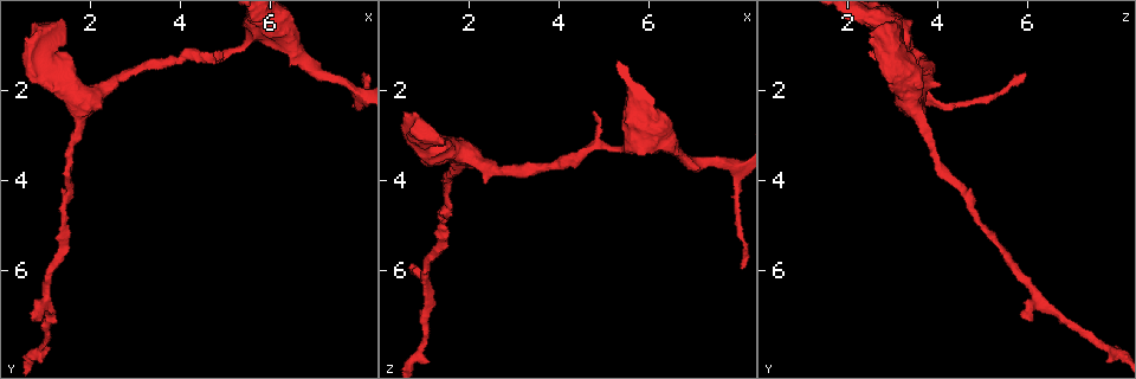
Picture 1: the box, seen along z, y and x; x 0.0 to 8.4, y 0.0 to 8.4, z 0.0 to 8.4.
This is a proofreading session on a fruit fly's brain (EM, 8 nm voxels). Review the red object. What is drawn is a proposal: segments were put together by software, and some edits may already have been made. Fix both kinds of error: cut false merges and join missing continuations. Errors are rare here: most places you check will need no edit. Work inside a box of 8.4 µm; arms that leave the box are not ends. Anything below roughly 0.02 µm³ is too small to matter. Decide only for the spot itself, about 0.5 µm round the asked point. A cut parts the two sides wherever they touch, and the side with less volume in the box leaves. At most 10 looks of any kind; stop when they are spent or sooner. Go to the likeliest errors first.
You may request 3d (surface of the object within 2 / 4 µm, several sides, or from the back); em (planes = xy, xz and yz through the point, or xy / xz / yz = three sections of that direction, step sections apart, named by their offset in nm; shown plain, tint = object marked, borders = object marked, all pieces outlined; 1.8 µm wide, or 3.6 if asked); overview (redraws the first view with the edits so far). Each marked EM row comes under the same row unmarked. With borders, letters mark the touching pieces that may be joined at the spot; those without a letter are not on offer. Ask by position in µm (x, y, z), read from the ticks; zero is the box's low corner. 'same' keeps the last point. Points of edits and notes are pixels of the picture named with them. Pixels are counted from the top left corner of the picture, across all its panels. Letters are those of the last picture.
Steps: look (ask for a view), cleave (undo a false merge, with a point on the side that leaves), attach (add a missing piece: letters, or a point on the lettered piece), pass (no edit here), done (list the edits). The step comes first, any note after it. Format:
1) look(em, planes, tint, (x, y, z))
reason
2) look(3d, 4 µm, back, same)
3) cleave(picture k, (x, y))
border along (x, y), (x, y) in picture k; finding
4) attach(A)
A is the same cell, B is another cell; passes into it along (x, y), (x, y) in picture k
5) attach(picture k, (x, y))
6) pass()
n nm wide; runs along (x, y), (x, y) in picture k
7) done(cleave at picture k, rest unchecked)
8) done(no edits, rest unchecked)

look(em, xy, step 4, borders, (0.70, 7.15, 6.10))
an open end

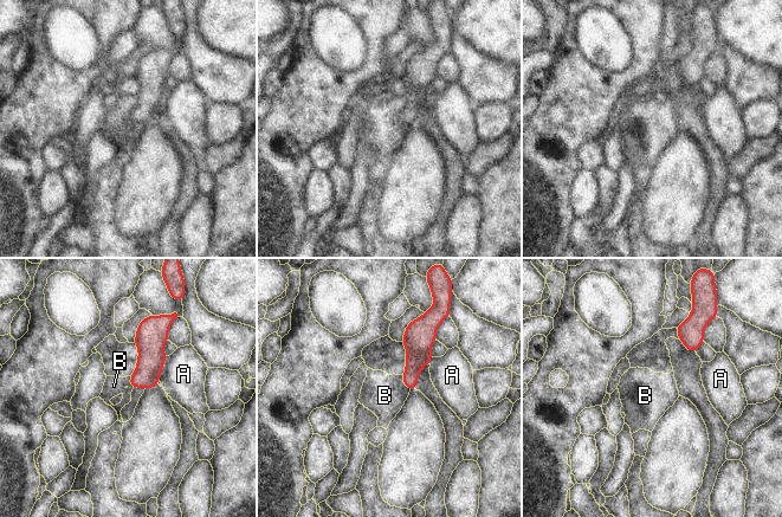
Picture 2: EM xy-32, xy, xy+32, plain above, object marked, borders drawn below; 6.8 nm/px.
look(em, planes, borders, same)
cut it another way

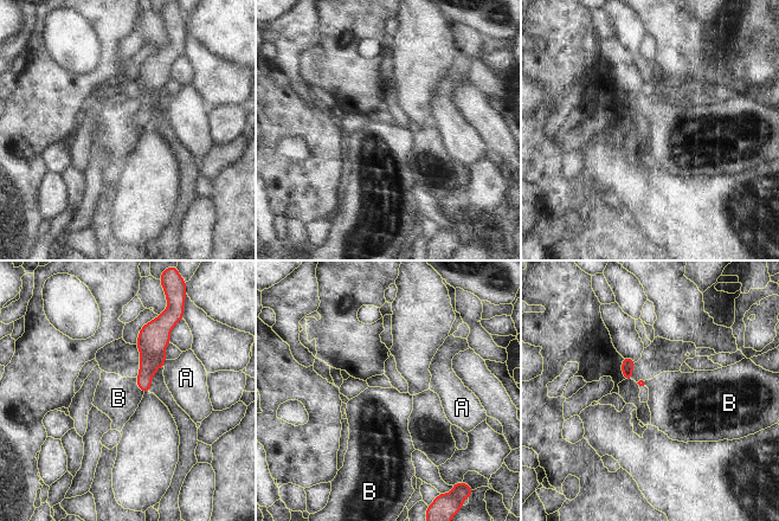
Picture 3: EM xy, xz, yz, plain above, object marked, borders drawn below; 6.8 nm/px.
pass()
A and B are other cells; border along (135, 378), (136, 385), (143, 392) in picture 3; no lettered piece goes on from it

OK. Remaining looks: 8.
look(3d, 2 µm, (0.70, 0.70, 2.50))
free end

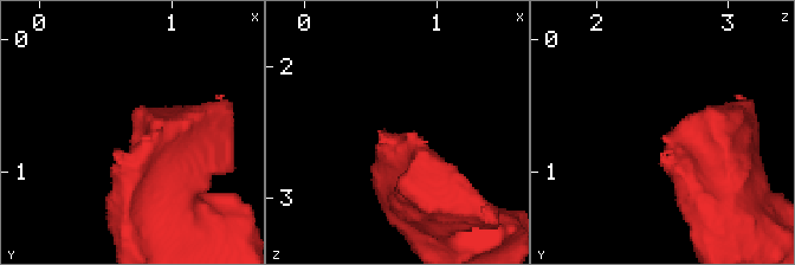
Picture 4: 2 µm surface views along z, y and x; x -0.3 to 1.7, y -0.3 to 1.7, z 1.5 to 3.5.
look(em, xz, step 4, borders, (0.76, 0.74, 2.52))
now the EM

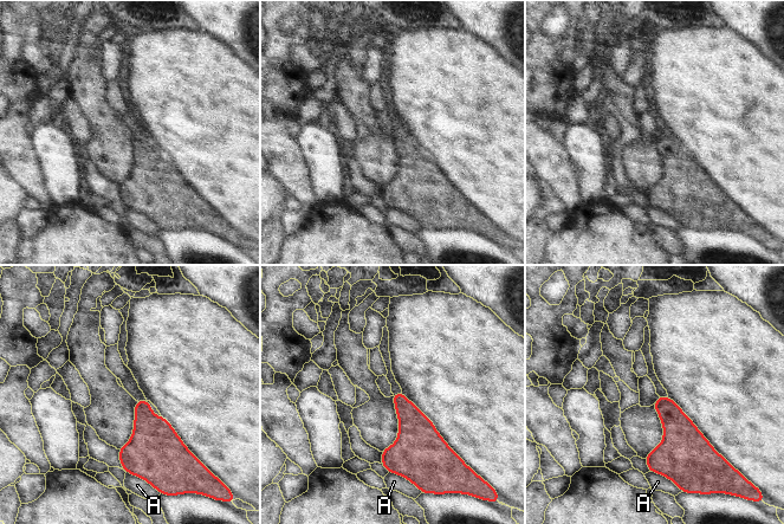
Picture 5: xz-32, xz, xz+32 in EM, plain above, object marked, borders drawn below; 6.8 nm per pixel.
look(em, yz, step 4, borders, same)
cut it another way

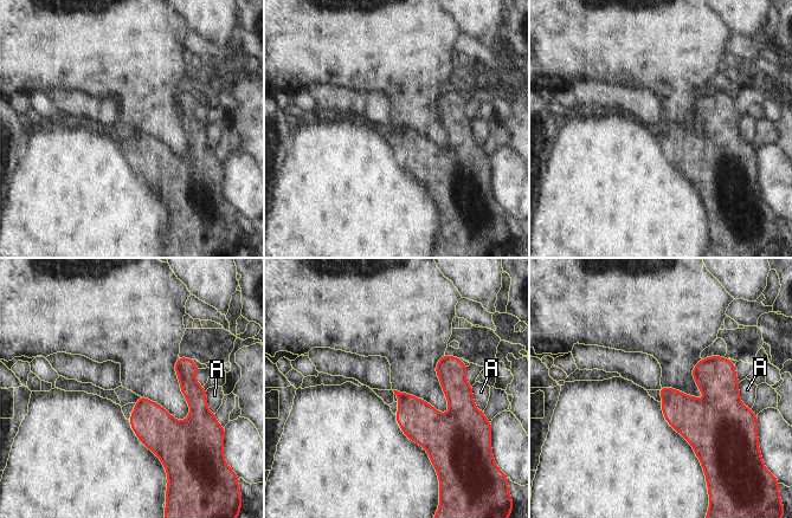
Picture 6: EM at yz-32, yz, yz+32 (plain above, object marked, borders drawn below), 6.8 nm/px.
pass()
A touches over 170 nm; A is another cell; border along (471, 386), (472, 401), (477, 409) in picture 6; none of them fits

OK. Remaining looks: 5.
look(3d, 4 µm, (4.80, 1.25, 2.40))
thin end

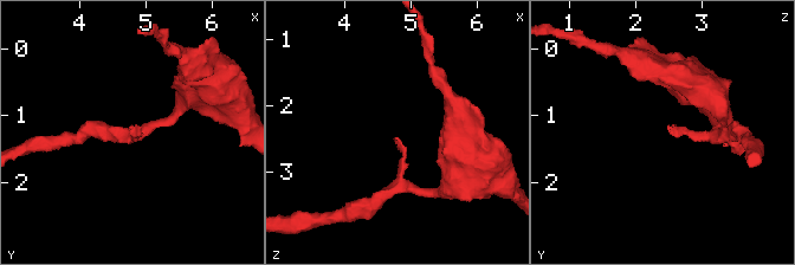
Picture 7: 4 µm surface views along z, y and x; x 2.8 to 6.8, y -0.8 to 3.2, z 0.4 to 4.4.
look(em, yz, step 16, tint, (4.80, 1.20, 2.45))
shape alone is not enough

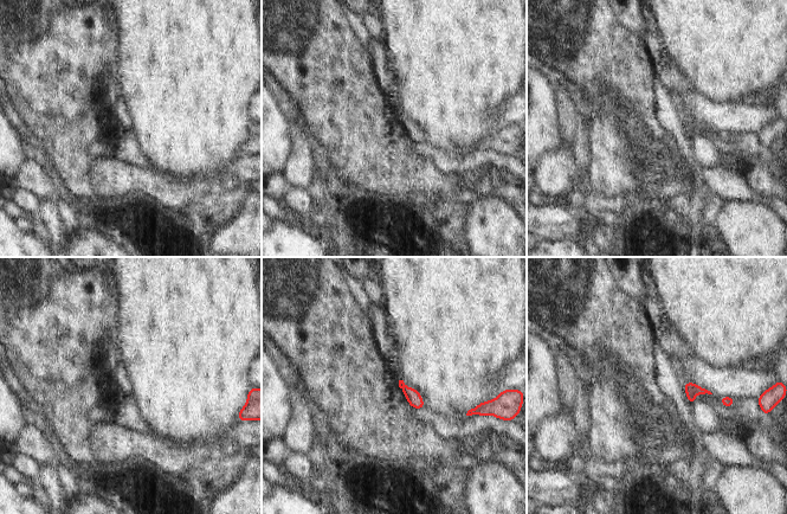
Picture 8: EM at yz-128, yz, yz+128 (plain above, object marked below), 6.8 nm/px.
look(em, planes, borders, same)

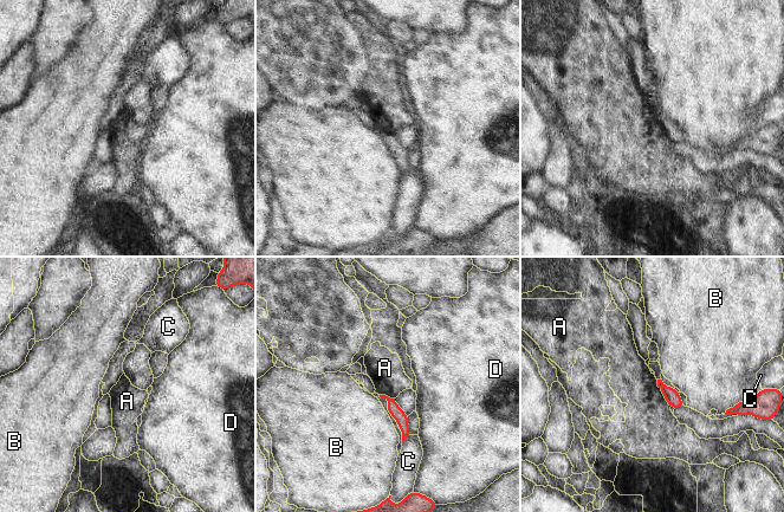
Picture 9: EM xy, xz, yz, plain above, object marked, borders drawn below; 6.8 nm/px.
pass()
A, B, C and D are other cells; no lettered piece goes on from it

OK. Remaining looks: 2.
look(em, 3.6 µm, planes, tint, (8.00, 2.10, 3.65))
abrupt turn

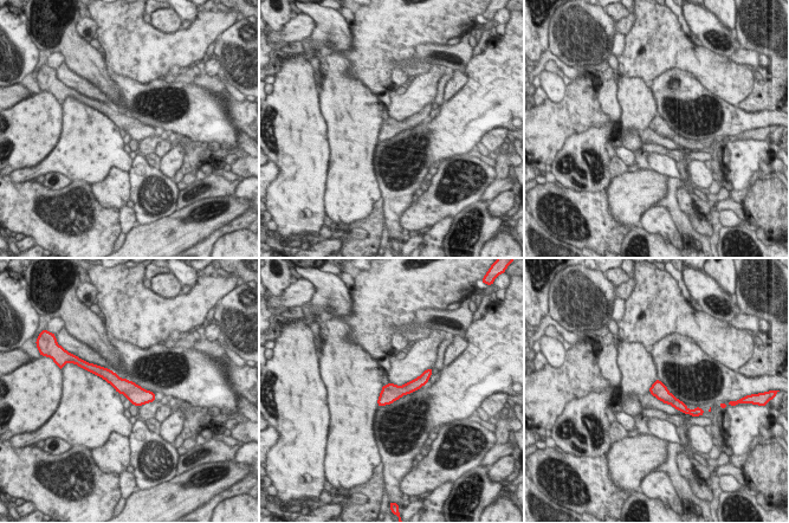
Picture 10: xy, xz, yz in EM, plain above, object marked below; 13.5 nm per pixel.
look(em, 3.6 µm, planes, borders, same)

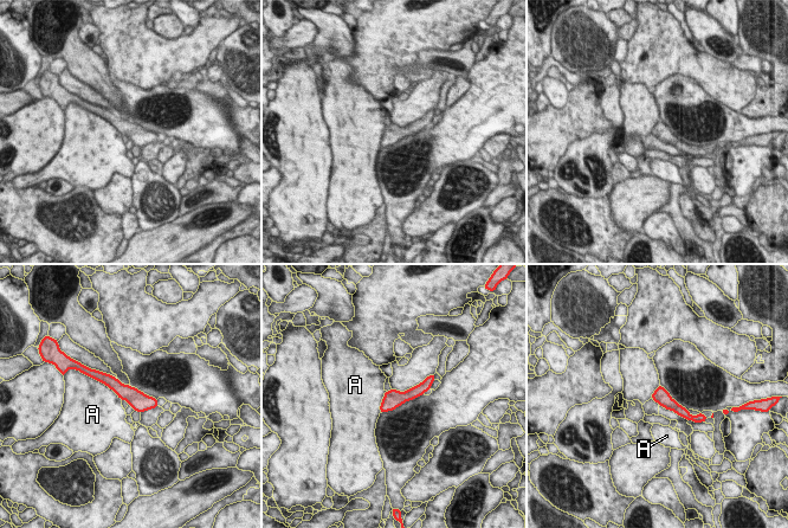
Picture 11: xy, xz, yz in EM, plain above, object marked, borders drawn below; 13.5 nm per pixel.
pass()
A is another cell; border along (92, 378), (110, 387), (122, 399) in picture 11; one neuron here

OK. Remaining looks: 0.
done(no edits, rest unchecked)

